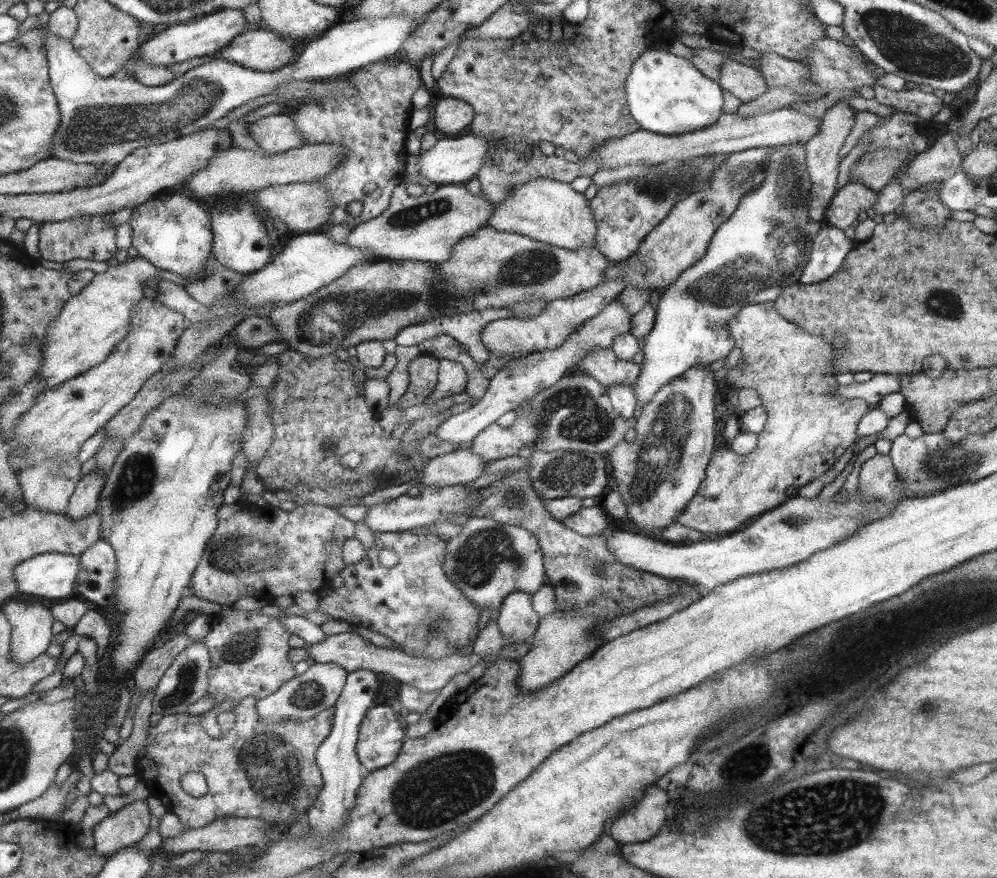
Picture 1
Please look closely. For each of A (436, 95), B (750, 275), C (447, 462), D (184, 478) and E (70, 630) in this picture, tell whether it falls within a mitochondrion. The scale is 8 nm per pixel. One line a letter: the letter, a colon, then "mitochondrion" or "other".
A: other
B: mitochondrion
C: other
D: other
E: other

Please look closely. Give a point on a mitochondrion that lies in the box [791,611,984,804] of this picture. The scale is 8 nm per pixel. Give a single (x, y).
(926, 707)

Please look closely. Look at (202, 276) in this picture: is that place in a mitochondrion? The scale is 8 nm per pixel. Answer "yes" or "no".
no

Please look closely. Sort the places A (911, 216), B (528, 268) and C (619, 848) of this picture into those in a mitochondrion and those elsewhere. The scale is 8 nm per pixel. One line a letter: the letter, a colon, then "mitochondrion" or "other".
A: other
B: mitochondrion
C: other

